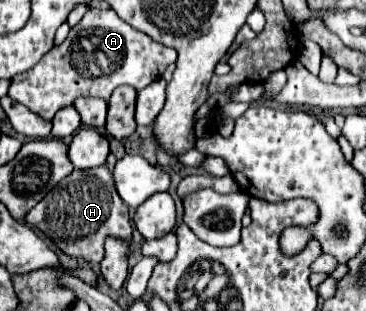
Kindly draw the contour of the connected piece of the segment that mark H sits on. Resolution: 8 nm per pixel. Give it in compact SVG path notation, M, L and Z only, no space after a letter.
M107 166L73 170L53 190L49 190L35 208L25 214L25 222L39 228L67 256L83 258L89 264L99 264L103 260L107 236L117 236L123 242L133 240L129 208L117 194Z

